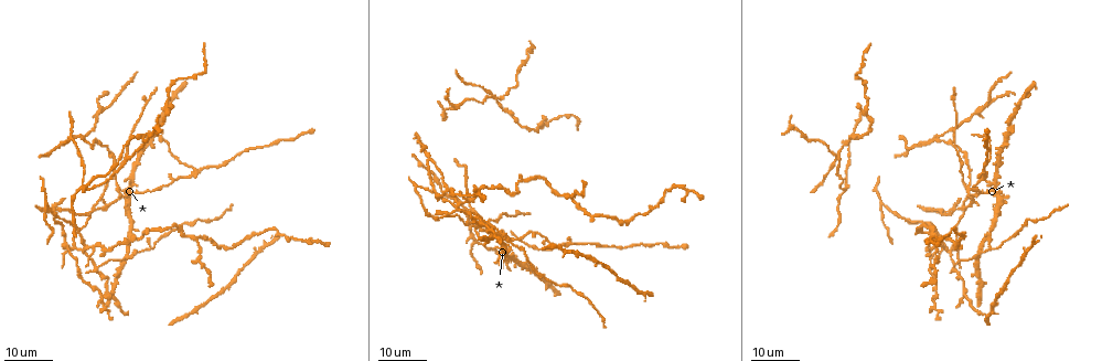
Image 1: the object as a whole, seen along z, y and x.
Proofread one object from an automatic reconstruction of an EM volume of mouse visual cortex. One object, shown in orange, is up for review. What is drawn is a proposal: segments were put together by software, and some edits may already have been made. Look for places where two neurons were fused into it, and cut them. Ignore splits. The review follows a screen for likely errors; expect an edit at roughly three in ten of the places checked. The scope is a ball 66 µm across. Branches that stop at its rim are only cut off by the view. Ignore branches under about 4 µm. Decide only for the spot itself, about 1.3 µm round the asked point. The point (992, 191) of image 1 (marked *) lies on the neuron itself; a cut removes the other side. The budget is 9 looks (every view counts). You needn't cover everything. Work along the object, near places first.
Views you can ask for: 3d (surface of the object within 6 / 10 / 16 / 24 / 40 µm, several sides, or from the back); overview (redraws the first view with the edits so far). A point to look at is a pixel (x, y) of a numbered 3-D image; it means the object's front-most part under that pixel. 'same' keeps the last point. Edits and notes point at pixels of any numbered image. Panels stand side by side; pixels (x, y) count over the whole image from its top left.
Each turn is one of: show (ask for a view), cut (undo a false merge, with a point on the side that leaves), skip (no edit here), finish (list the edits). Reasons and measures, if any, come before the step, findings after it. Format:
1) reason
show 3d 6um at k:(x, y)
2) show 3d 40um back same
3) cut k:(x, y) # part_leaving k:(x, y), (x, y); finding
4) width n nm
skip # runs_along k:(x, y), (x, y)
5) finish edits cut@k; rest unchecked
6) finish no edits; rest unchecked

branch point
show 3d 24um at 1:(134, 191)

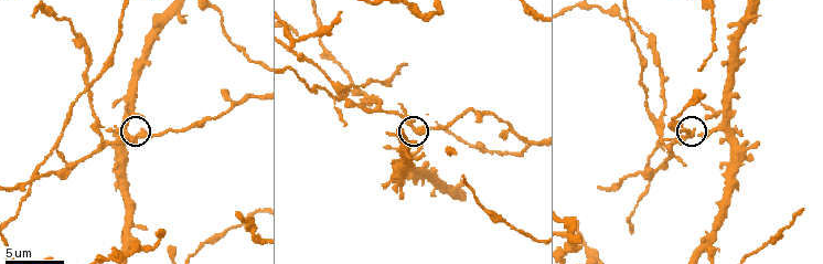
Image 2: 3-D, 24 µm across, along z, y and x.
show 3d 6um at 2:(139, 137)

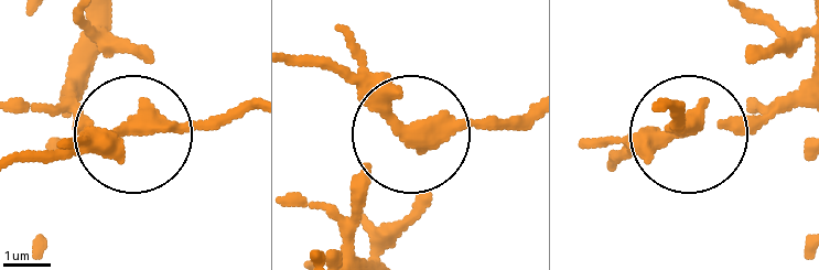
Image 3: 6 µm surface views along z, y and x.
skip # runs_along 3:(72, 107), (131, 131), (249, 111); one neuron here

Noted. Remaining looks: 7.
show 3d 16um at 1:(195, 168)

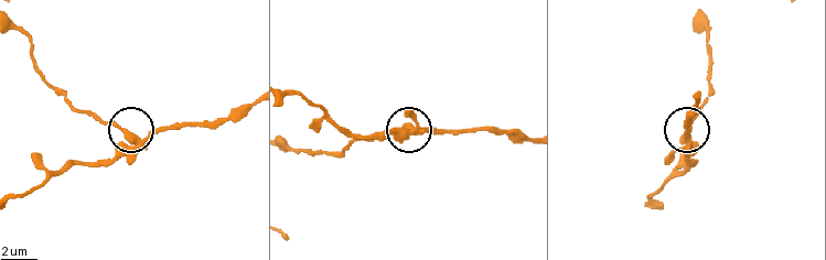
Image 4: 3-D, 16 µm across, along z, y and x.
zoom in
show 3d 10um at 4:(127, 132)

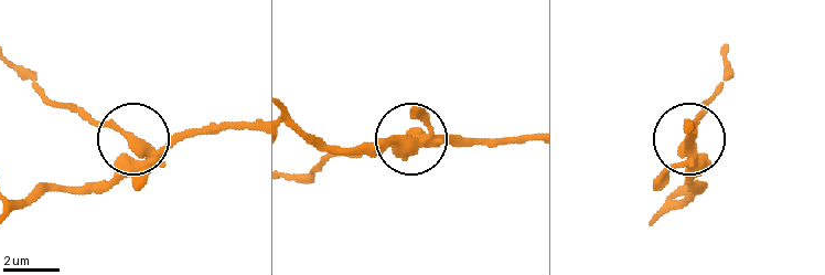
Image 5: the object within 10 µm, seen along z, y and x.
cut 5:(118, 129) # part_leaving 5:(149, 156), (116, 130), (52, 104), (17, 71); two neurons meet here

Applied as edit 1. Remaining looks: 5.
three-way junction
show 3d 16um at 1:(196, 237)

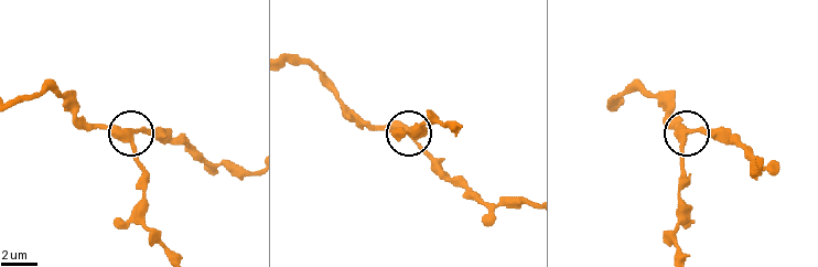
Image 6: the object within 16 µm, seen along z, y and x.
show 3d 6um at 6:(133, 139)

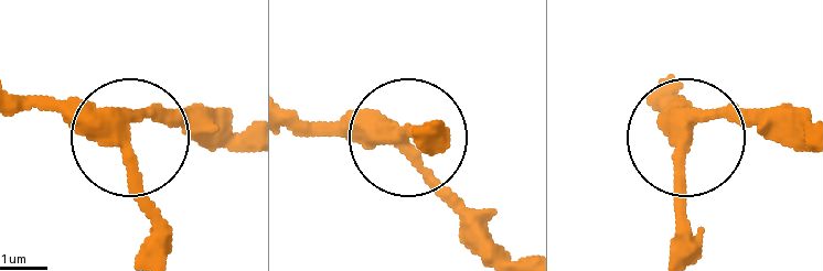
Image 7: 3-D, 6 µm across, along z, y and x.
width 320 nm
skip # runs_along 7:(670, 96), (686, 148), (686, 255); continuous, no second neuron

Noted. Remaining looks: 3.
four-way junction
show 3d 16um at 1:(73, 245)

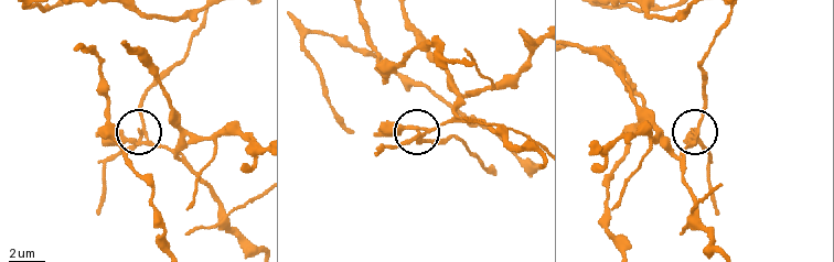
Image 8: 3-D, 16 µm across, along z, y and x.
show 3d 10um at 8:(142, 137)

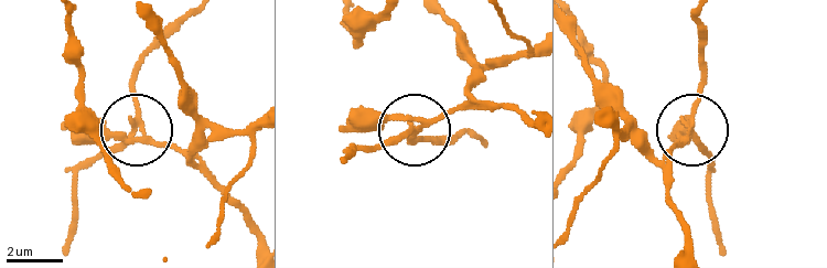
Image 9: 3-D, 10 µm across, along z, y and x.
side_arm 6 um; arms 4
cut 9:(383, 140) # two neurons meet here

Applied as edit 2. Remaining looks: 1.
finish edits cut@5, cut@9; rest unchecked

